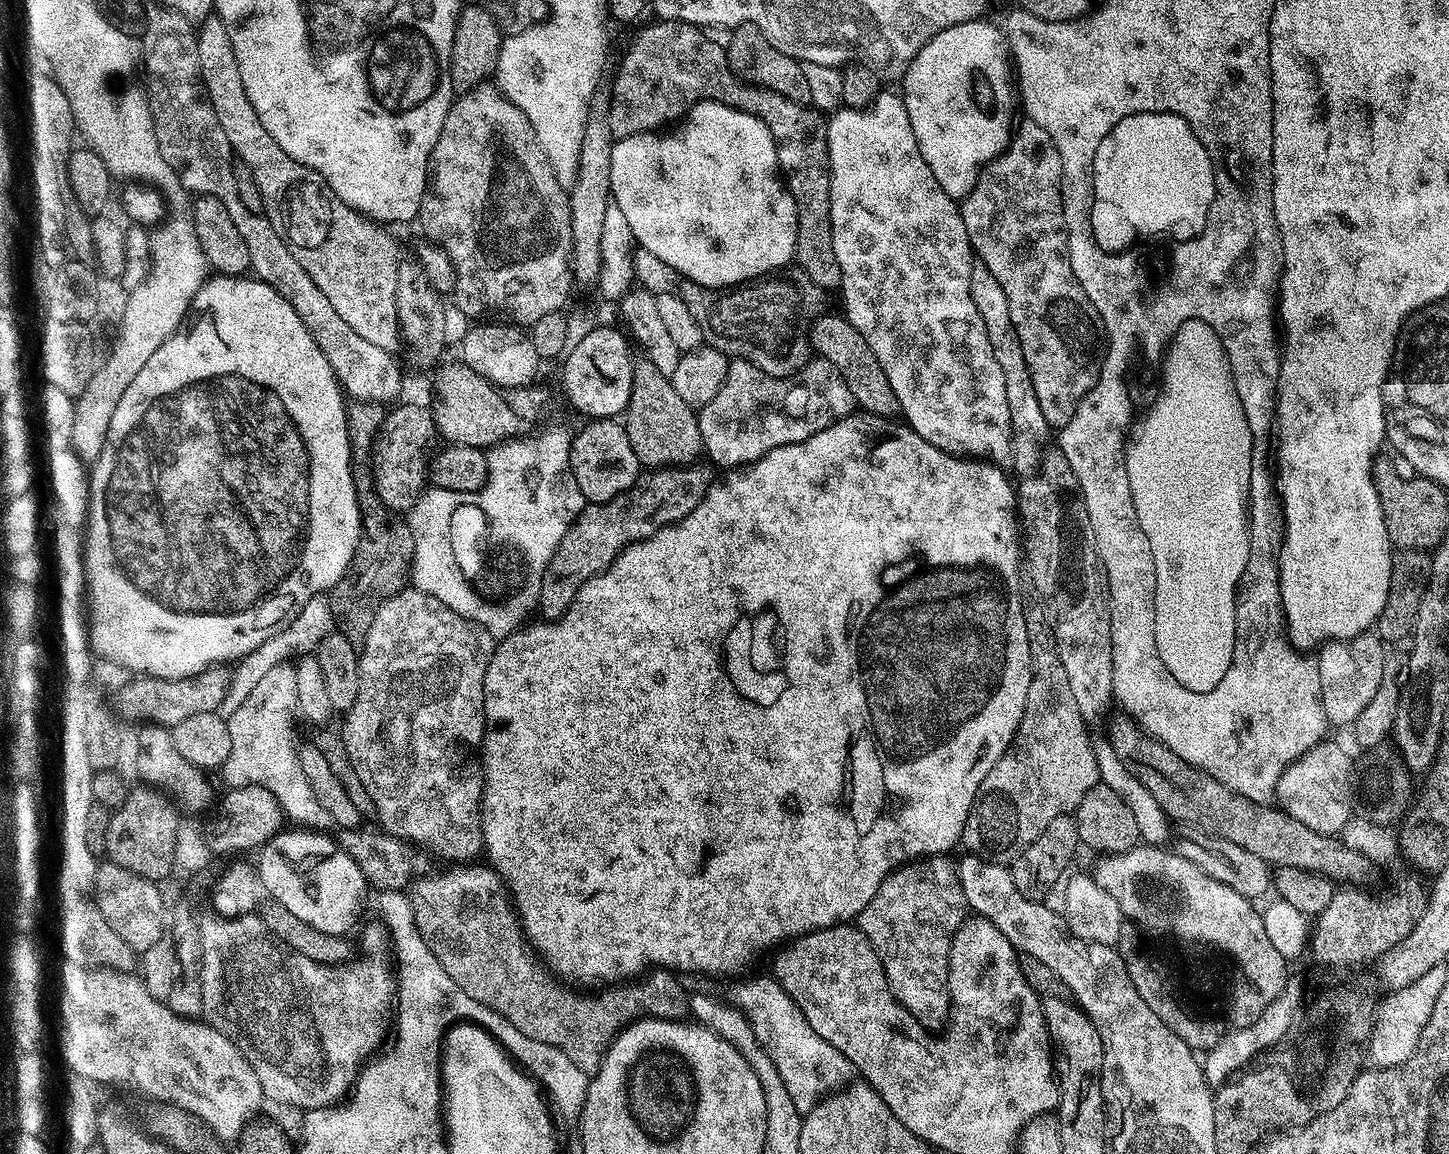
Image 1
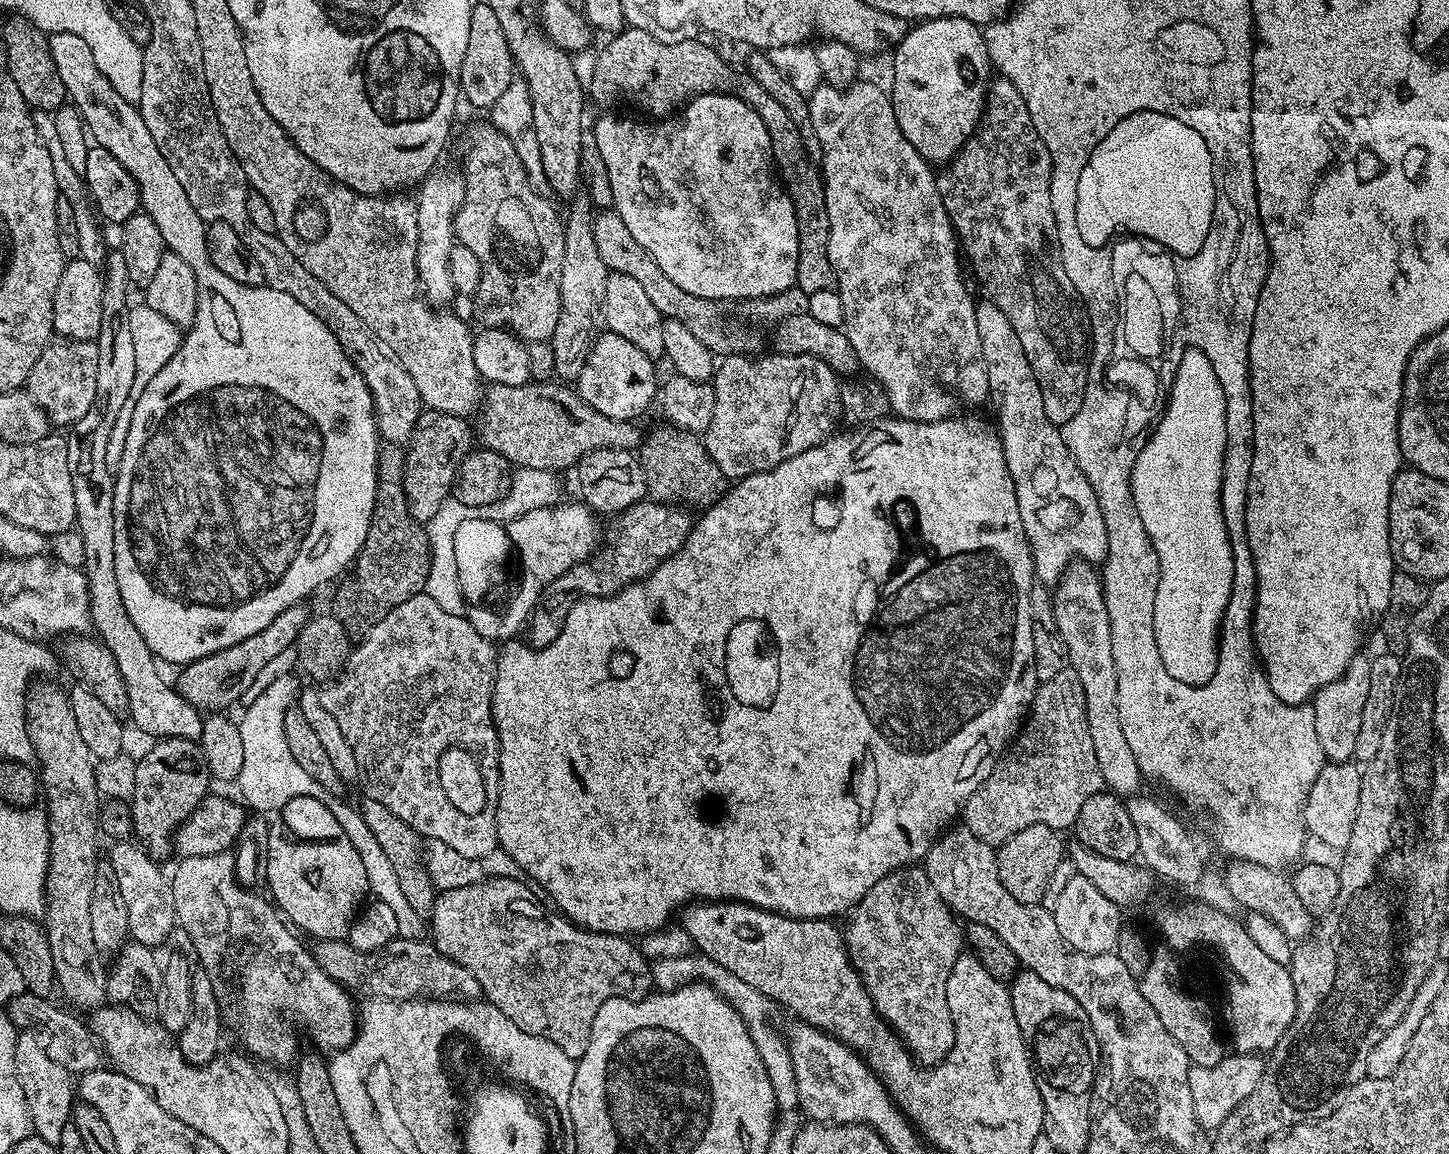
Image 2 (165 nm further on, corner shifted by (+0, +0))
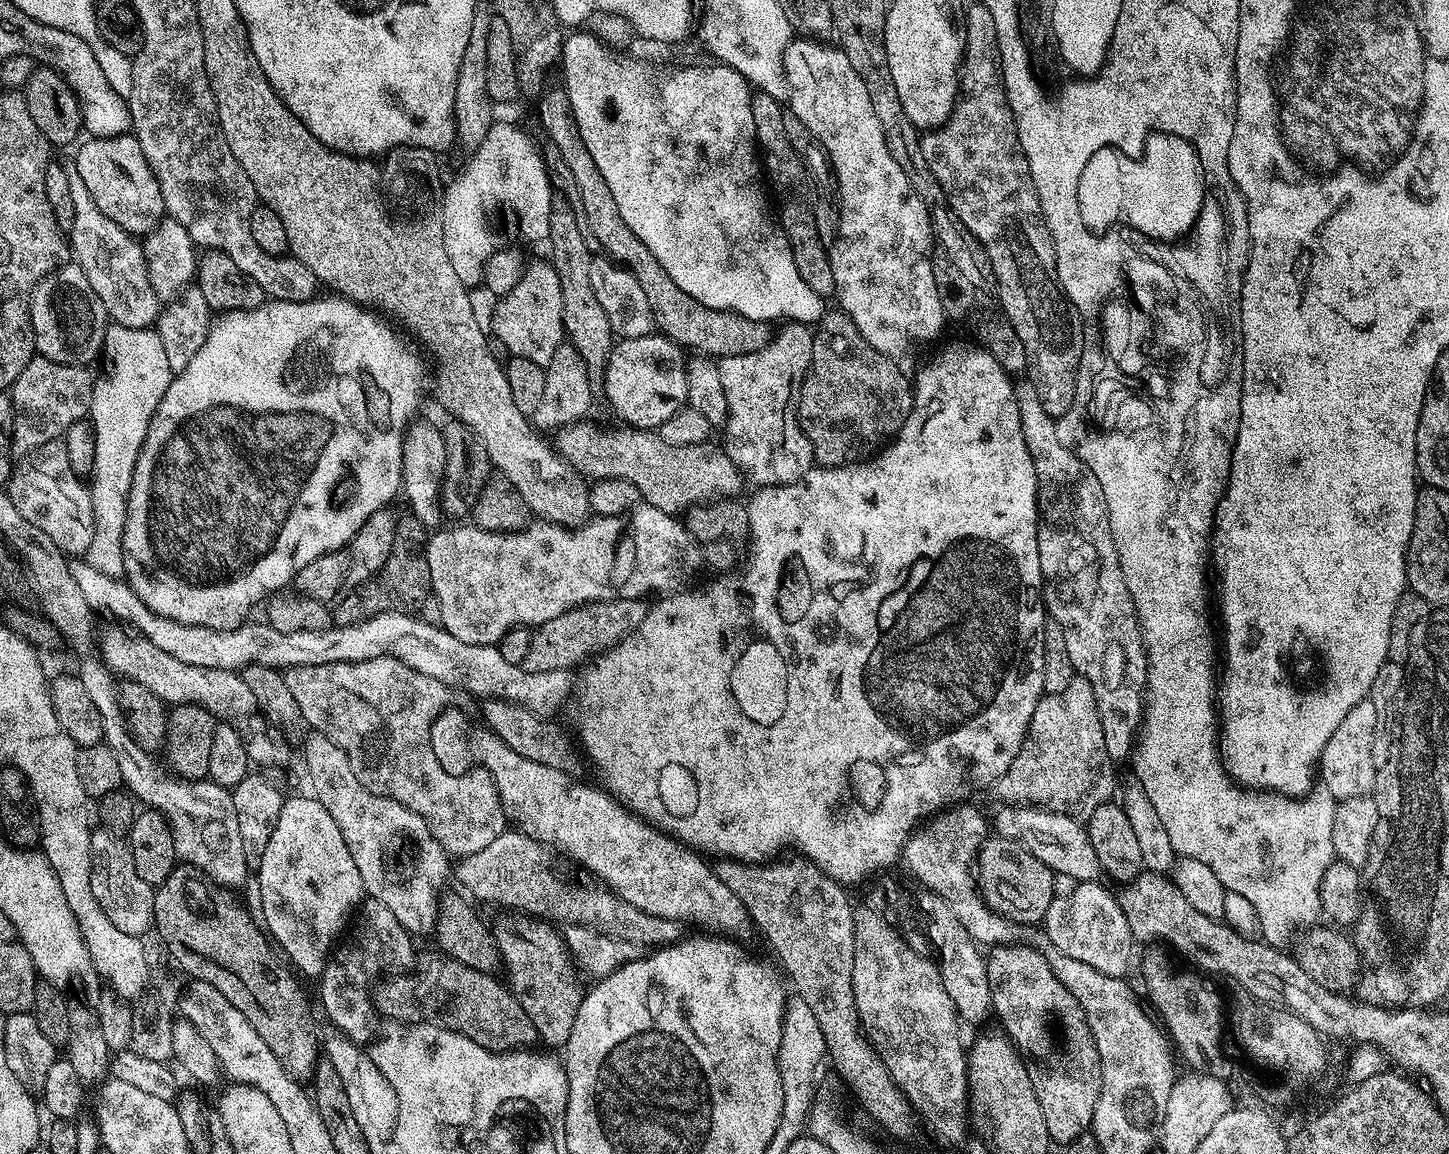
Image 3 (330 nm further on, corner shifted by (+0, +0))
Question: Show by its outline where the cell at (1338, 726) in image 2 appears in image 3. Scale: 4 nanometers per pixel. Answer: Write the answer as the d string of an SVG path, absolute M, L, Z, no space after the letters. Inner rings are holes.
M1371 698L1358 702L1346 718L1342 718L1338 730L1330 734L1330 742L1320 751L1318 761L1318 776L1330 790L1337 801L1346 798L1367 796L1376 787L1377 768L1374 766L1372 747L1374 746L1374 726L1378 722L1378 714L1374 714L1374 702Z

